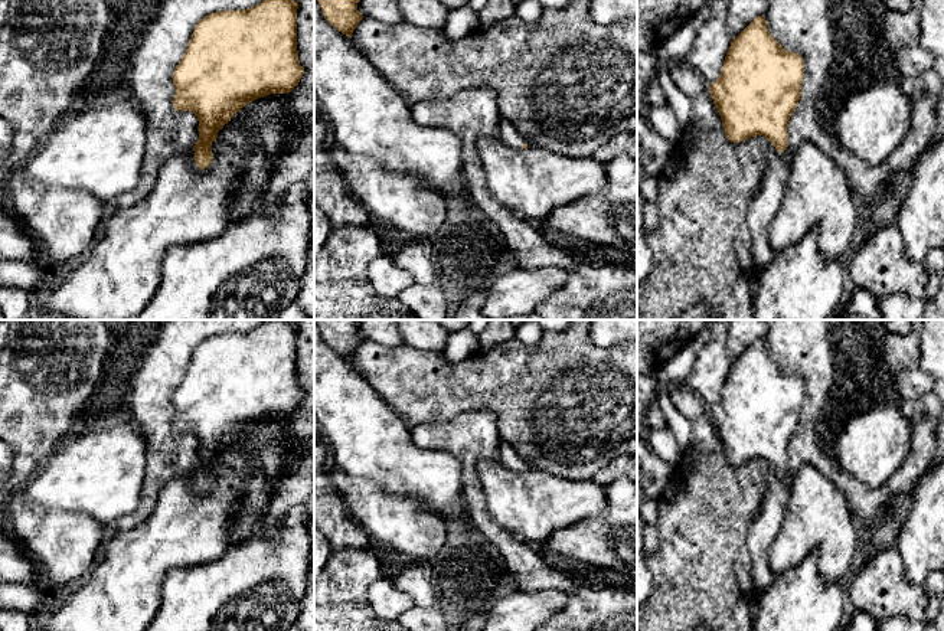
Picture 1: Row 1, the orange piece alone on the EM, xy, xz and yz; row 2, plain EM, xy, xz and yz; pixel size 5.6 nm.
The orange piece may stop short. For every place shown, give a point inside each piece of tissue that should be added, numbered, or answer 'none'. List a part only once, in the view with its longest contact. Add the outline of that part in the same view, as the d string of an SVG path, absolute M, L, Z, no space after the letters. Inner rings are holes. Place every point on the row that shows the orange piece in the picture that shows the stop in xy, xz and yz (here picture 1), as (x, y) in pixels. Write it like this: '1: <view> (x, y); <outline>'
1: xz (509, 134); M503 117L500 118L499 138L510 148L522 150L523 144L530 147L527 140L517 131L517 128Z

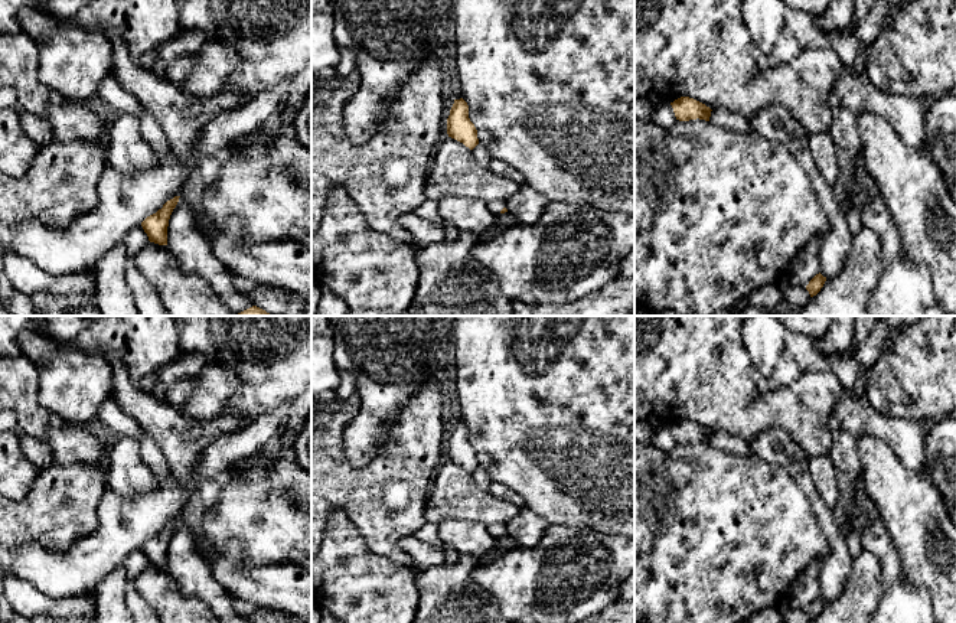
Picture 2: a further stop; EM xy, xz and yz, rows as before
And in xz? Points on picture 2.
1: xz (495, 206); M492 200L492 202L487 202L486 206L489 208L489 211L493 213L493 215L499 215L500 211L503 208L506 208L506 202L505 200Z

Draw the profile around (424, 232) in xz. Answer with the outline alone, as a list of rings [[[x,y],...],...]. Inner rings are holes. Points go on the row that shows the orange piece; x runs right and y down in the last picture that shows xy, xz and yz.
[[[414,212],[404,215],[399,224],[414,238],[420,248],[446,241],[443,225],[424,219]]]

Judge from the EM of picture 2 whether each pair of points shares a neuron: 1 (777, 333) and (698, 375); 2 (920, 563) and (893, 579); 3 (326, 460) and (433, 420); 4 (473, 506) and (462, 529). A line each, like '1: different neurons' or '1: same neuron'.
1: different neurons
2: different neurons
3: same neuron
4: different neurons

